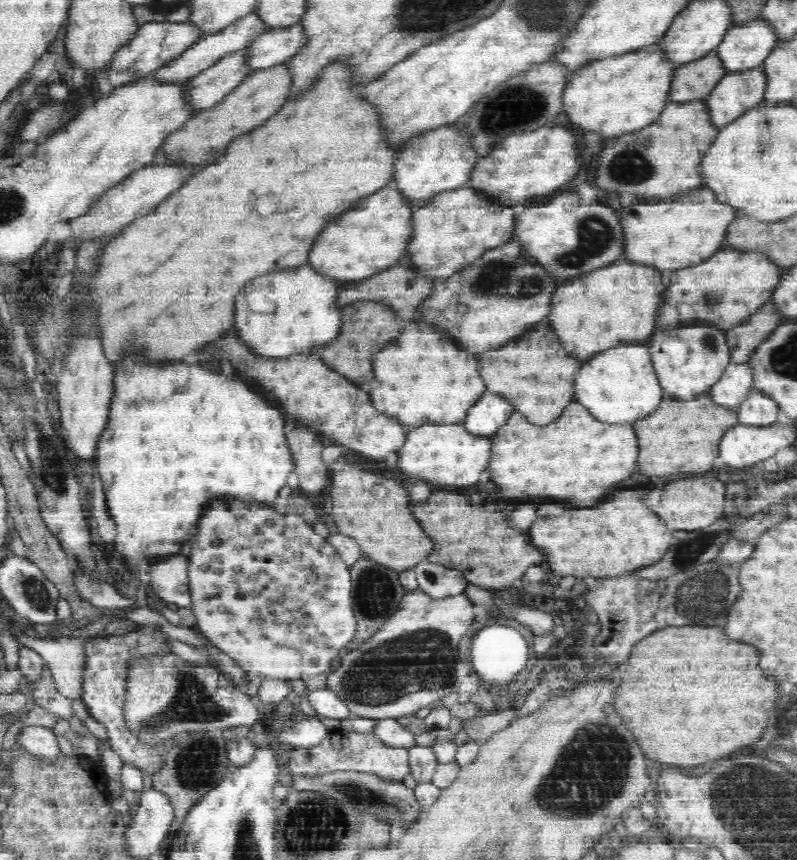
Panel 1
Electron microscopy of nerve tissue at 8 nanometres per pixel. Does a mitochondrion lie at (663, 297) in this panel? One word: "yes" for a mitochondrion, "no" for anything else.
no

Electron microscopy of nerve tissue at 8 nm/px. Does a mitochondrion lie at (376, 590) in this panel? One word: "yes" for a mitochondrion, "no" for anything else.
yes

